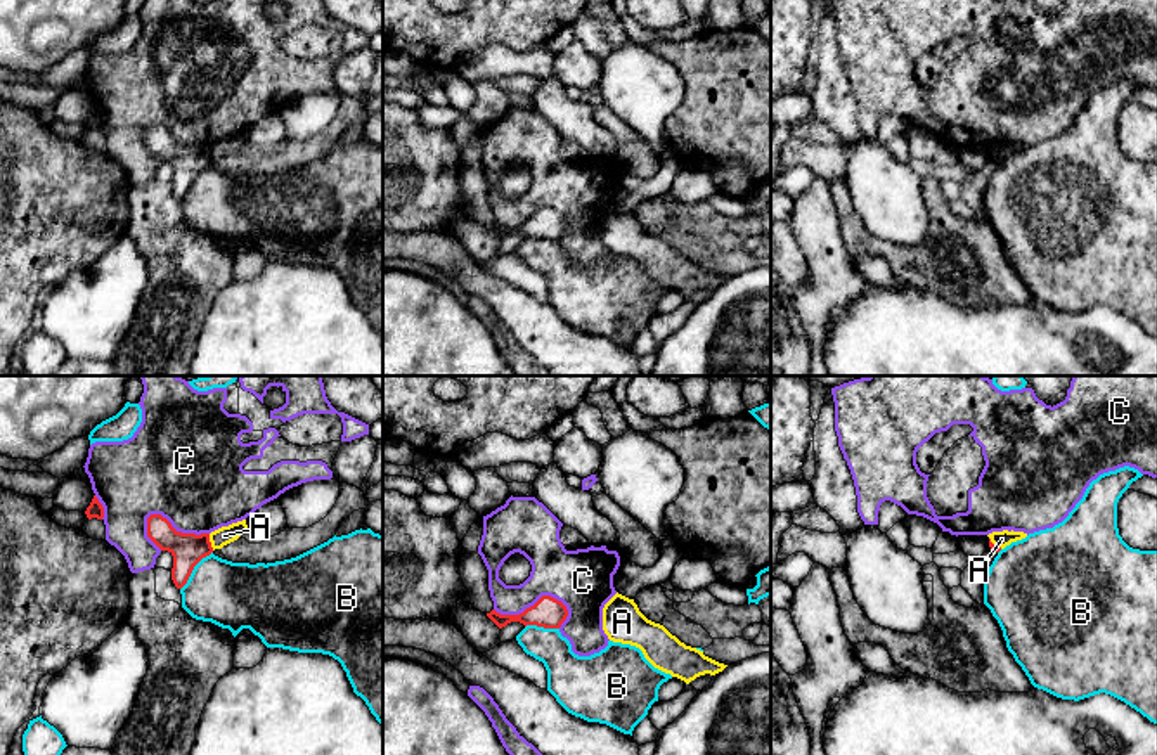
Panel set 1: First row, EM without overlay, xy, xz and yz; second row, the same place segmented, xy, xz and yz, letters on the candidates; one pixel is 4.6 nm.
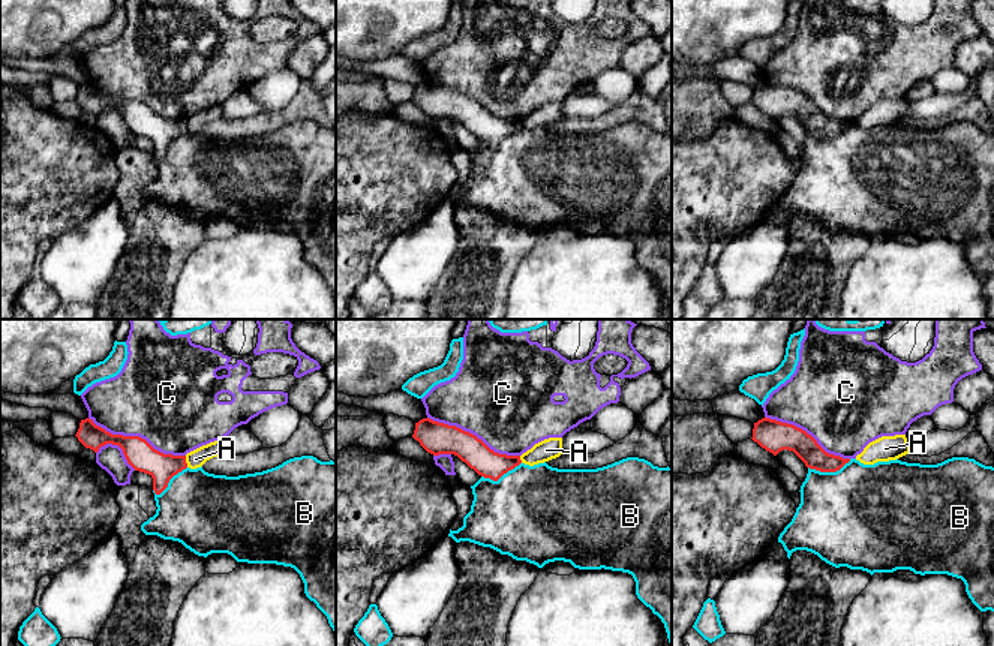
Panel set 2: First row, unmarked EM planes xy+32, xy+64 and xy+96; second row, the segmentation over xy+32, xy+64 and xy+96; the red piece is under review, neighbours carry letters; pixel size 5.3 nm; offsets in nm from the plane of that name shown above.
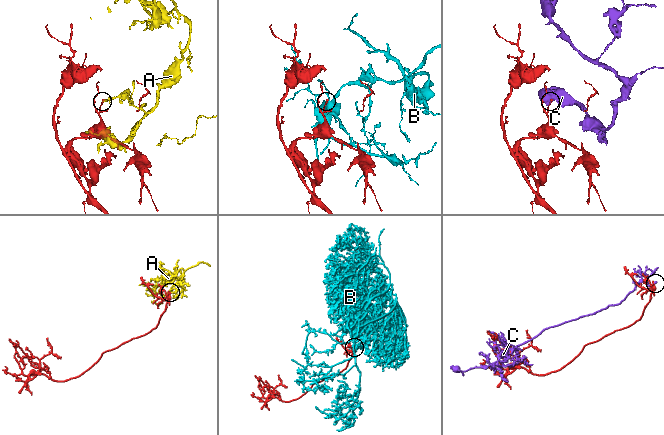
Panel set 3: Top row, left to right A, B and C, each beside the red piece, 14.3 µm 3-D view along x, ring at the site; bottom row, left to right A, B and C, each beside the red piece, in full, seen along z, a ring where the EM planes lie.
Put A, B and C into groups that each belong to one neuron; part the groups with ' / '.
A / B / C

